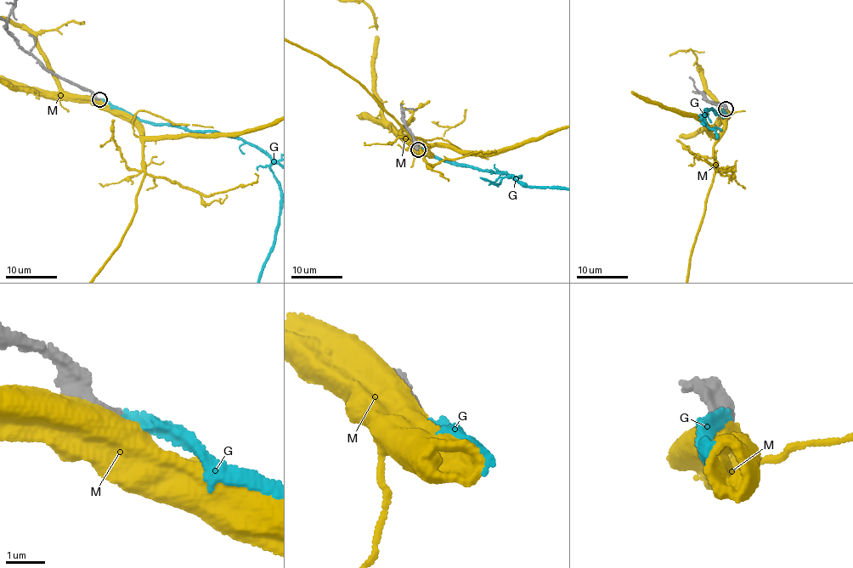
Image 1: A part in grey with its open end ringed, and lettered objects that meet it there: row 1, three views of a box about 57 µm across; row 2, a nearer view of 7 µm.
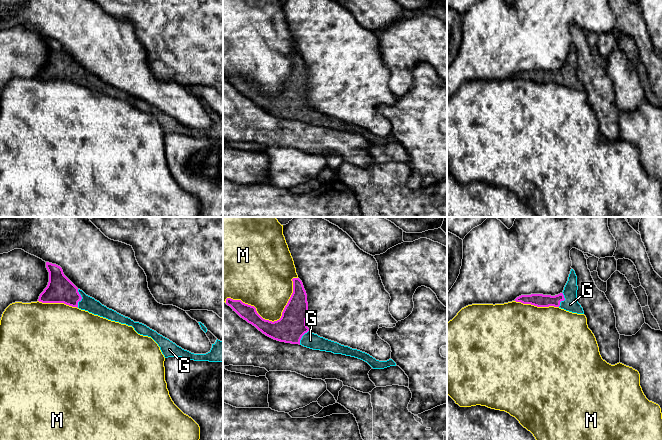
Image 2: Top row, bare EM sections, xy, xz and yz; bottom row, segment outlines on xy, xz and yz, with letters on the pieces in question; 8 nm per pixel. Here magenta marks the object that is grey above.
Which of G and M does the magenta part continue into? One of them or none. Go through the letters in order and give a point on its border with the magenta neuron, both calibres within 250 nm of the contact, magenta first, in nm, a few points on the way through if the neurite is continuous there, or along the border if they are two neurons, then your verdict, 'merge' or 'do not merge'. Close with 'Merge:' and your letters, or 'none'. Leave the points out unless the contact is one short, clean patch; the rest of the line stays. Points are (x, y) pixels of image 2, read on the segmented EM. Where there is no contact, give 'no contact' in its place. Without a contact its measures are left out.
G: meets magenta in xy at (81, 298); 220 nm thick on the magenta side, 120 nm on the other; merge
M: meets magenta in xz at (274, 321); 240 nm thick on the magenta side, 340 nm on the other; do not merge
Merge: G

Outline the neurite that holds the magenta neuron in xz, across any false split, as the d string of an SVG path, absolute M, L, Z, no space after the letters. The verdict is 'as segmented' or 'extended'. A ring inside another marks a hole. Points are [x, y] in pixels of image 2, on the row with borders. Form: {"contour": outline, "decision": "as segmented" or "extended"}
{"contour": "M293 278L292 281L293 293L282 312L281 318L277 321L272 322L263 319L254 306L245 304L241 300L227 298L226 304L241 318L274 340L299 344L313 350L355 357L367 362L373 369L396 366L392 359L379 361L365 352L352 349L312 333L306 325L308 302L303 283L299 278Z", "decision": "extended"}

